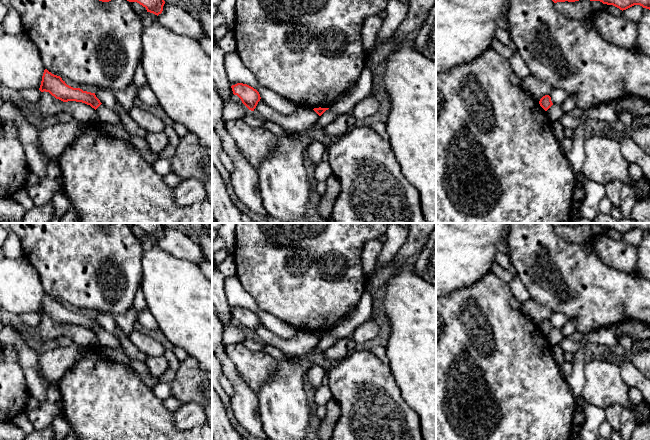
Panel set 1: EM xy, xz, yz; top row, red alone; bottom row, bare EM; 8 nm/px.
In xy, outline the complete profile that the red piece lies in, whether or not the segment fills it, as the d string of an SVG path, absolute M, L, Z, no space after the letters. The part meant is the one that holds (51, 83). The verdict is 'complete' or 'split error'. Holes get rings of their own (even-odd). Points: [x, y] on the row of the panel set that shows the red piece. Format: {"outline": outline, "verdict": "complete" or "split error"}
{"outline": "M44 70L39 90L49 92L56 99L63 102L76 101L90 105L95 110L102 104L95 93L73 88L65 83L60 76Z", "verdict": "complete"}

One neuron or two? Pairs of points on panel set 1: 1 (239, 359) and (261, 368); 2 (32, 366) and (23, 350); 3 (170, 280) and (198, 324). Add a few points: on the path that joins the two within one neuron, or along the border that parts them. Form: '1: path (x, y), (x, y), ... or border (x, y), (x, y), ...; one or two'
1: path (244, 359), (256, 367); one
2: path (29, 362), (25, 354); one
3: path (176, 291), (194, 313); one

